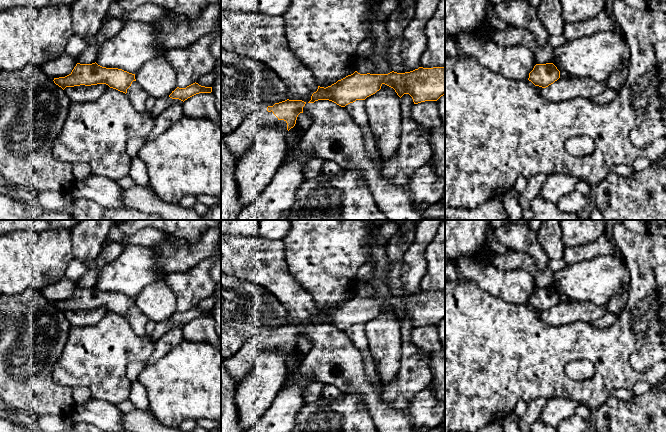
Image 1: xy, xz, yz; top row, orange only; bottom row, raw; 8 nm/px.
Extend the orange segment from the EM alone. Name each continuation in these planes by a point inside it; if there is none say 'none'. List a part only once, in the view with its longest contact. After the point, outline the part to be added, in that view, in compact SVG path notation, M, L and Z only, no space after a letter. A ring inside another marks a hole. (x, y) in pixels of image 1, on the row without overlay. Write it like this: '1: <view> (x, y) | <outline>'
1: xz (239, 366) | M267 331L247 341L233 356L224 359L223 363L237 384L242 382L251 372L258 355L265 349L277 348L283 356L288 356L287 347L279 344Z

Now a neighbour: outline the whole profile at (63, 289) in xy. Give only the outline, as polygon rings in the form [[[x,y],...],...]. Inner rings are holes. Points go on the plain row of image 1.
[[[64,276],[59,281],[43,288],[41,294],[43,298],[53,302],[65,301],[71,298],[77,287],[78,283]]]

